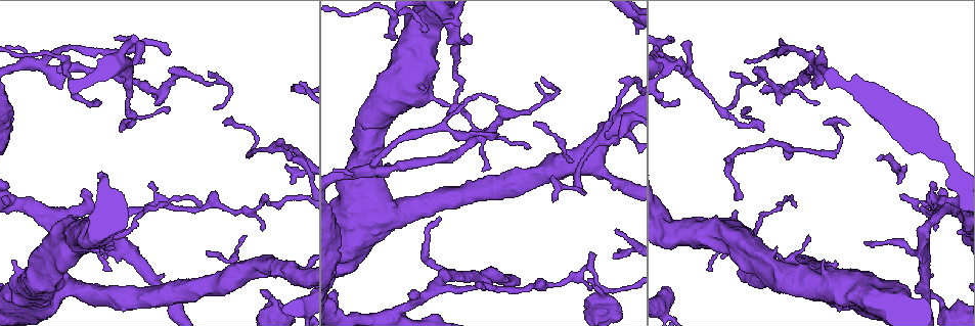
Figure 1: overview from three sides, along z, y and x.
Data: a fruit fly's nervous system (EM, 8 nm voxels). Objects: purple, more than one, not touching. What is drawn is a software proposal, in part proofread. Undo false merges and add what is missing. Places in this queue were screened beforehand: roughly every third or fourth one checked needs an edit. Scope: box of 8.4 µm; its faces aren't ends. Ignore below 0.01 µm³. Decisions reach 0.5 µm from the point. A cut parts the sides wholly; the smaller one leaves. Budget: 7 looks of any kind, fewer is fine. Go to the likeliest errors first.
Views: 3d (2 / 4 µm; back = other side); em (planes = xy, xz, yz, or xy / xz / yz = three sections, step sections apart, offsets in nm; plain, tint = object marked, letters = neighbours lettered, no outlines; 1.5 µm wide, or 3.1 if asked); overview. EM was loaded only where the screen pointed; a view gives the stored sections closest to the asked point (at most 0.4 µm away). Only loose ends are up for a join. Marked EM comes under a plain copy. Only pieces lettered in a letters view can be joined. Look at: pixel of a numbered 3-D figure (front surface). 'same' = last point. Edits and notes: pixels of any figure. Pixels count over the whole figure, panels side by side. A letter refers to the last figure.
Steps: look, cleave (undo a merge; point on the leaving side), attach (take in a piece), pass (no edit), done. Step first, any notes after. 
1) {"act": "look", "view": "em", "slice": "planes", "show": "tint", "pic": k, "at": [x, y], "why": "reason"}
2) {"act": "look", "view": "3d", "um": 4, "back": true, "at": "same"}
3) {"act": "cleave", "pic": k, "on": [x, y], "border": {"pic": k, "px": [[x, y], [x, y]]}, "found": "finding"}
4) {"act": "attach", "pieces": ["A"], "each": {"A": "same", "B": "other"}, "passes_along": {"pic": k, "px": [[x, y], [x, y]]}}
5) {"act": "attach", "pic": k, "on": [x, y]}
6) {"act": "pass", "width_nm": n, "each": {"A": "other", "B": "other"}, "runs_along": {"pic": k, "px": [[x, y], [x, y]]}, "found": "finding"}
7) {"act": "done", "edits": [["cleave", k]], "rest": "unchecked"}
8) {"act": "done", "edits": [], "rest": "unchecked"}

{"act": "look", "view": "3d", "um": 4, "pic": 1, "at": [588, 278], "why": "an open end"}

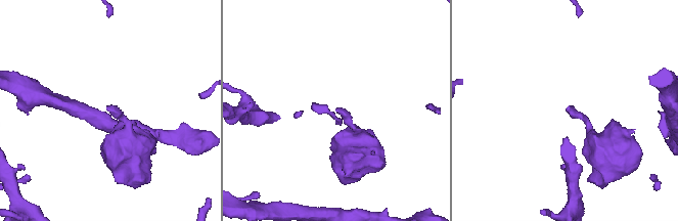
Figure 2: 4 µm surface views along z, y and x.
{"act": "look", "view": "em", "slice": "xy", "step": 8, "show": "letters", "pic": 2, "at": [108, 108], "why": "shape alone is not enough"}

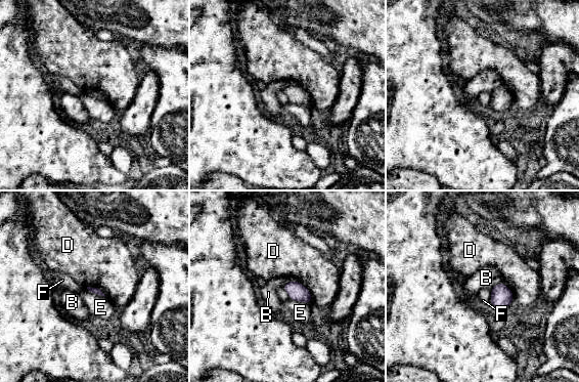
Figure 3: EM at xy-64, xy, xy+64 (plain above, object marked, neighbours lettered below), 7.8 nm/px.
{"act": "look", "view": "em", "slice": "planes", "show": "letters", "at": "same", "why": "another direction"}

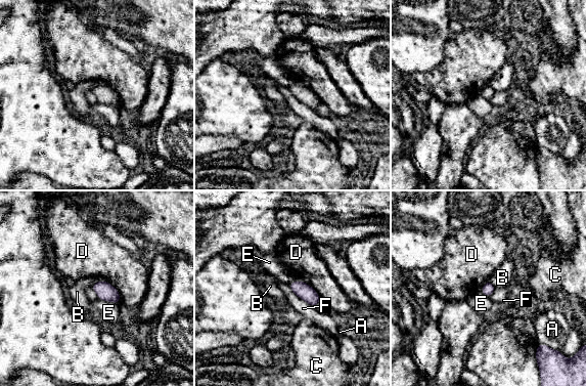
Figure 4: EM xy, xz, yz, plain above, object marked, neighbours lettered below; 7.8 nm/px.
{"act": "pass", "each": {"A": "other", "B": "other", "C": "other", "D": "other", "E": "other", "F": "other"}, "border": {"pic": 4, "px": [[287, 285], [299, 297], [315, 308]]}, "found": "no lettered piece goes on from it"}

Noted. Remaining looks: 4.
{"act": "look", "view": "3d", "um": 4, "pic": 1, "at": [535, 85], "why": "thin end"}

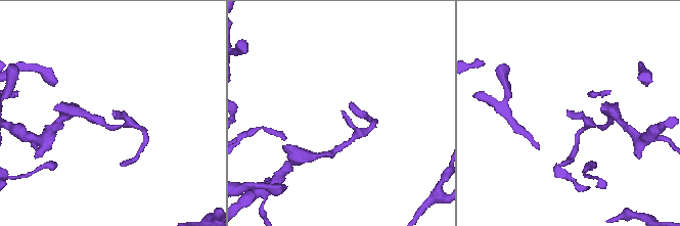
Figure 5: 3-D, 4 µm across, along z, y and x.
{"act": "look", "view": "em", "slice": "xy", "step": 4, "show": "letters", "pic": 5, "at": [566, 113], "why": "need the tissue"}

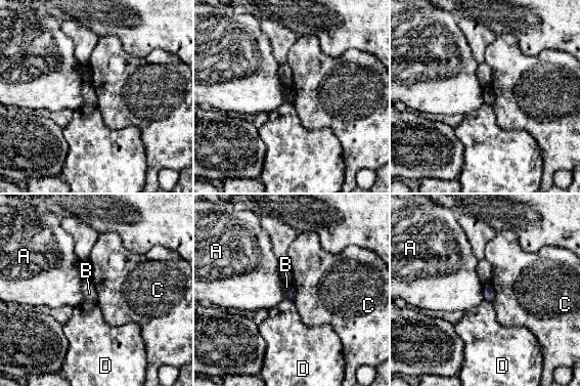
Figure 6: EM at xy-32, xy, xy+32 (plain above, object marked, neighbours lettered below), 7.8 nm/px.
{"act": "pass", "each": {"A": "other", "B": "other", "C": "other", "D": "other"}, "found": "no lettered piece goes on from it"}

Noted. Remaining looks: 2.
{"act": "look", "view": "em", "slice": "yz", "step": 4, "show": "tint", "pic": 1, "at": [264, 194]}

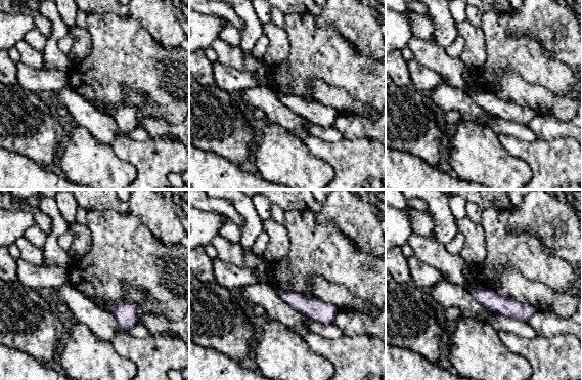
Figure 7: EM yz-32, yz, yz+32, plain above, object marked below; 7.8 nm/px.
{"act": "look", "view": "em", "slice": "planes", "show": "letters", "at": "same", "why": "cut it another way"}

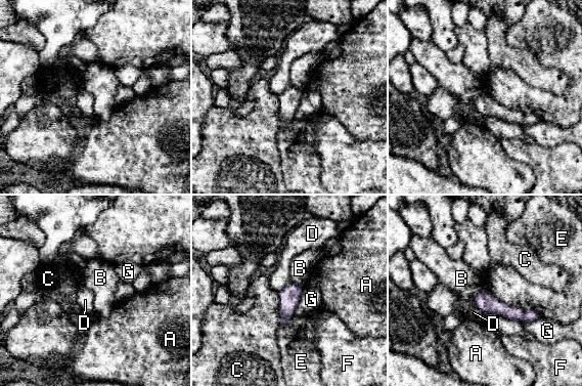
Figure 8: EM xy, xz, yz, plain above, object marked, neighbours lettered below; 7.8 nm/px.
{"act": "pass", "width_nm": 150, "each": {"A": "other", "B": "other", "C": "other", "D": "other", "E": "other", "F": "other", "G": "other"}, "runs_along": {"pic": 8, "px": [[477, 298], [509, 312], [535, 315]]}, "found": "no lettered piece goes on from it"}

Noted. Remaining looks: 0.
{"act": "done", "edits": [], "rest": "unchecked"}

